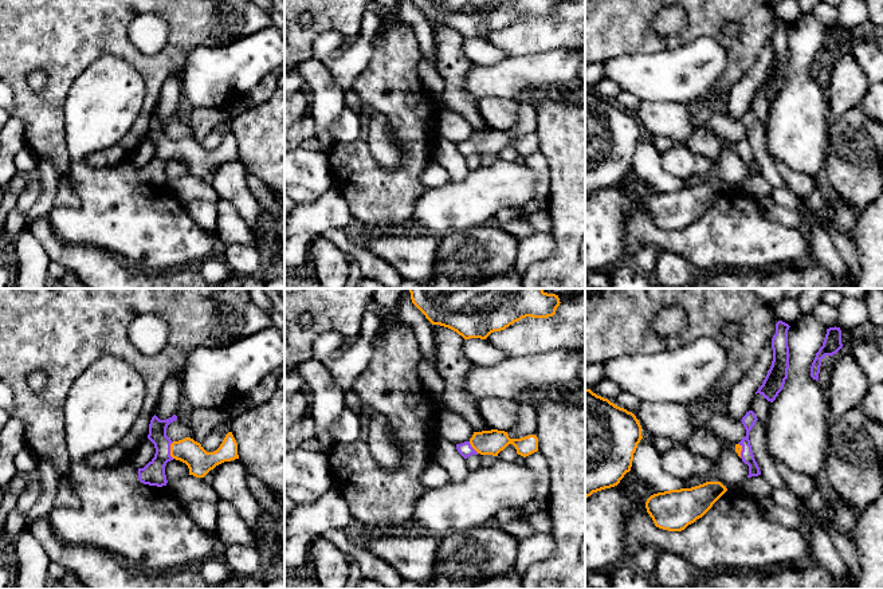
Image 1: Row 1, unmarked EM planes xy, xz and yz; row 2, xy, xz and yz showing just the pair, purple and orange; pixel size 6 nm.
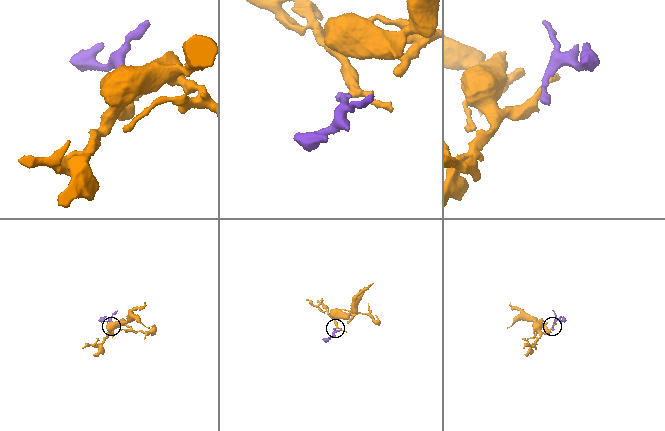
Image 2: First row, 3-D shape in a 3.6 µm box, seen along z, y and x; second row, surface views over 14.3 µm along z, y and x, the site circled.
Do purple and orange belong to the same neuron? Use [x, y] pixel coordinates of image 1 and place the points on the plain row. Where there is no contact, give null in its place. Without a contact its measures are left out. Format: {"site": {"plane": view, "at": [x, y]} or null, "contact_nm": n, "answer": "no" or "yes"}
{"site": {"plane": "xy", "at": [169, 149]}, "contact_nm": 100, "answer": "yes"}

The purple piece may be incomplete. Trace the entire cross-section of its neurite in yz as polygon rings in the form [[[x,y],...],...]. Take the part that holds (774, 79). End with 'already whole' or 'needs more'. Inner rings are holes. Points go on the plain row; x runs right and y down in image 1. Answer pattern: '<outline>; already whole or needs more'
[[[778,20],[776,23],[776,34],[772,38],[773,60],[772,66],[756,91],[762,94],[764,98],[773,102],[778,93],[782,90],[785,79],[788,78],[789,68],[789,46],[788,46],[788,30],[789,24]]]; already whole

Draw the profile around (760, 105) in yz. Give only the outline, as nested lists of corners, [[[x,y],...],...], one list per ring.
[[[757,93],[753,97],[753,101],[750,103],[750,110],[753,110],[756,113],[757,118],[762,123],[766,123],[766,119],[769,117],[770,105],[772,105],[770,101],[768,101],[762,94]]]

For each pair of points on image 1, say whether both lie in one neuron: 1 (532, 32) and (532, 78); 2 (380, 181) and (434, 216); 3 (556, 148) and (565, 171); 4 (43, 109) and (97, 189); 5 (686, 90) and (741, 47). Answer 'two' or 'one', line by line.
1: two
2: two
3: one
4: two
5: two

